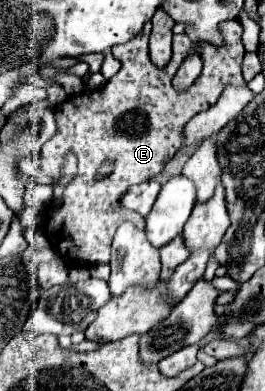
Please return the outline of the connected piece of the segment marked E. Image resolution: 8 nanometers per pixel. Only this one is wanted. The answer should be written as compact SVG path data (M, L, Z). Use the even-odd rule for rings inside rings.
M237 20L225 22L221 26L225 36L225 46L215 48L211 44L201 46L203 72L195 80L189 90L177 92L171 86L171 78L181 66L183 58L191 52L191 40L181 34L173 36L173 56L165 68L157 68L149 58L149 34L151 24L141 30L139 36L131 38L125 44L115 46L115 58L121 60L121 70L107 80L105 86L97 90L85 90L79 96L71 96L63 104L57 106L57 134L43 146L41 168L45 174L55 180L61 174L61 166L67 150L73 150L79 160L77 176L65 186L61 206L49 212L47 232L49 236L59 236L63 246L63 258L77 264L97 264L109 262L111 242L115 230L121 222L129 220L143 228L143 218L131 210L119 206L119 198L133 184L141 184L155 174L159 174L169 158L183 146L183 126L199 112L211 108L225 86L245 86L241 76L241 62L245 56L245 48L241 42L243 26ZM113 160L115 170L109 178L97 182L97 168L105 162Z

